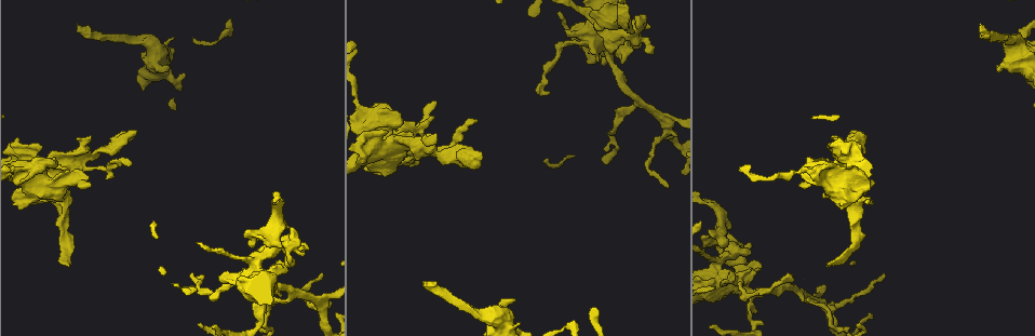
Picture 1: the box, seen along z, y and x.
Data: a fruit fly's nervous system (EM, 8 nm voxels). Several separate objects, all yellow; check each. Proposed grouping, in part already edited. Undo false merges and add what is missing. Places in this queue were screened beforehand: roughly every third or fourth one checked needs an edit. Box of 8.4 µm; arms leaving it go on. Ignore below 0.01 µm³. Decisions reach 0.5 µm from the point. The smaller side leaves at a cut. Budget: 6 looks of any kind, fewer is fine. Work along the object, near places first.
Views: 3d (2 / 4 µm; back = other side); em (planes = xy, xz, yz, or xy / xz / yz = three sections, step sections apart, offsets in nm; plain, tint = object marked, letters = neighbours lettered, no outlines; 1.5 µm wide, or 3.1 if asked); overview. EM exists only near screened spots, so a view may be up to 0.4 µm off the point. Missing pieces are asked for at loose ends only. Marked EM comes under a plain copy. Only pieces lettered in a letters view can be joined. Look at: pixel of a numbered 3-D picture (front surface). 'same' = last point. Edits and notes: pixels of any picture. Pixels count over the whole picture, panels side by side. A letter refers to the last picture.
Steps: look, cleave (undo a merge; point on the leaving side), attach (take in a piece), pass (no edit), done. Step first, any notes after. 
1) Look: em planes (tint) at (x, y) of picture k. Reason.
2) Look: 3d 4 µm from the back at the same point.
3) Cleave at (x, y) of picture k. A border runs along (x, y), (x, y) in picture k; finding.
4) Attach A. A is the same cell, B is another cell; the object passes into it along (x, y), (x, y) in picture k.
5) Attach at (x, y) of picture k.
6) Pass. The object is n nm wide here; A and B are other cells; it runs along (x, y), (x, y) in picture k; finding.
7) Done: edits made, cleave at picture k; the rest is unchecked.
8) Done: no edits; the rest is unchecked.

Look: 3d 4 µm at (130, 163) of picture 1. Free end.

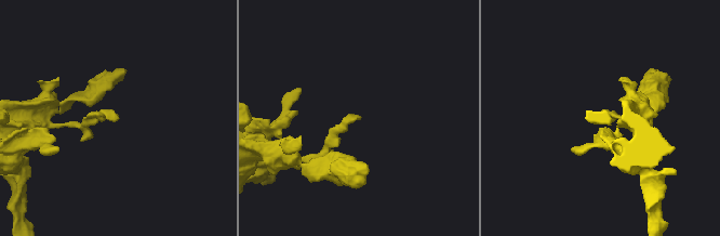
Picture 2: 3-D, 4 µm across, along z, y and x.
Look: em planes (letters) at (360, 118) of picture 2.

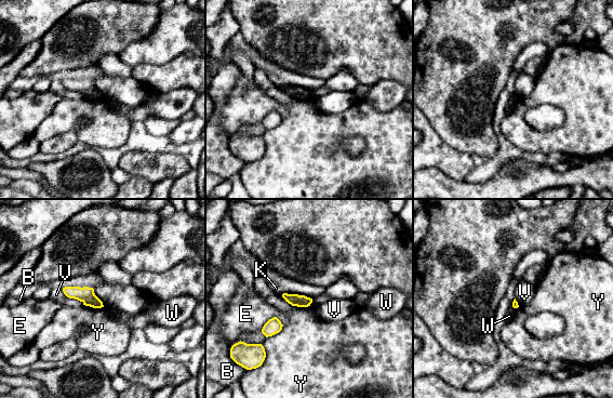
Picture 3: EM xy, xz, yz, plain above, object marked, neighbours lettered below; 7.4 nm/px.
Pass. The longest contact is with V, 200 nm; B, E, K, V, W and Y are other cells; a border runs along (62, 289), (67, 296), (83, 304) in picture 3; none of them fits.

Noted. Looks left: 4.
Look: 3d 2 µm at (828, 265) of picture 1. Thin end.

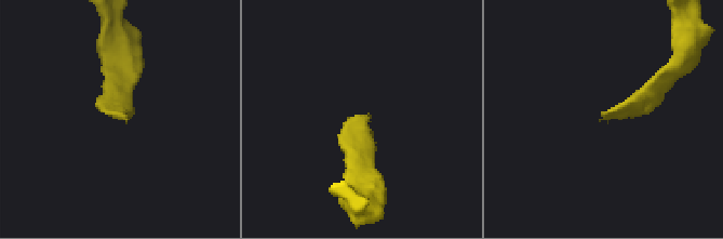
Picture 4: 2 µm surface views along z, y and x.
Look: em planes (letters) at (114, 118) of picture 4.

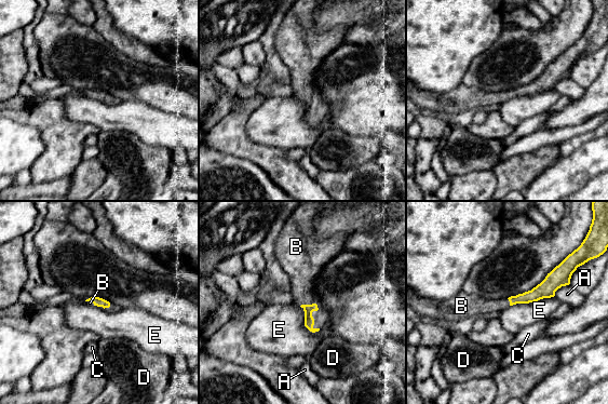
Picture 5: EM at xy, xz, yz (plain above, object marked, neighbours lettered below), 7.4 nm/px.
Attach B. B is the same cell, A, C, D and E are other cells; the object passes into it along (309, 321), (307, 305), (302, 275) in picture 5; it goes on there.

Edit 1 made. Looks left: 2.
Look: overview.

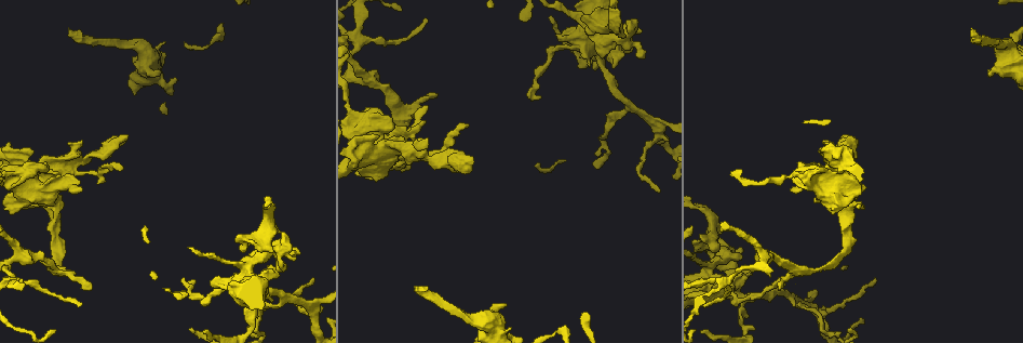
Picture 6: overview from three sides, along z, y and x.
Look: em planes (letters) at (505, 304) of picture 6. Free end.

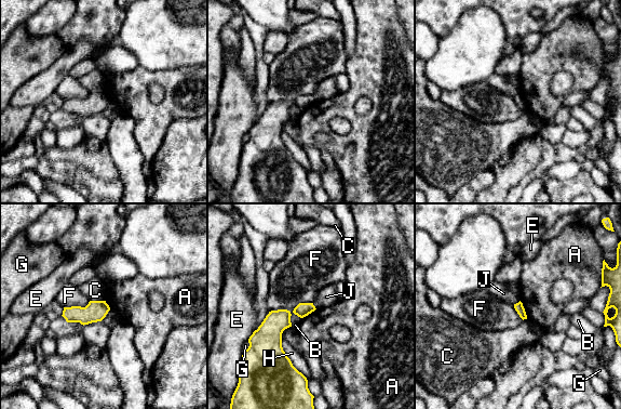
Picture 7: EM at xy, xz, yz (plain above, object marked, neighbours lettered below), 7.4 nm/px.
Pass. A, B, C, E, F, G, H and J are other cells; a border runs along (312, 303), (316, 308) in picture 7; none of them fits.

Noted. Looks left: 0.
Done: edits made, attach at picture 5; the rest is unchecked.

